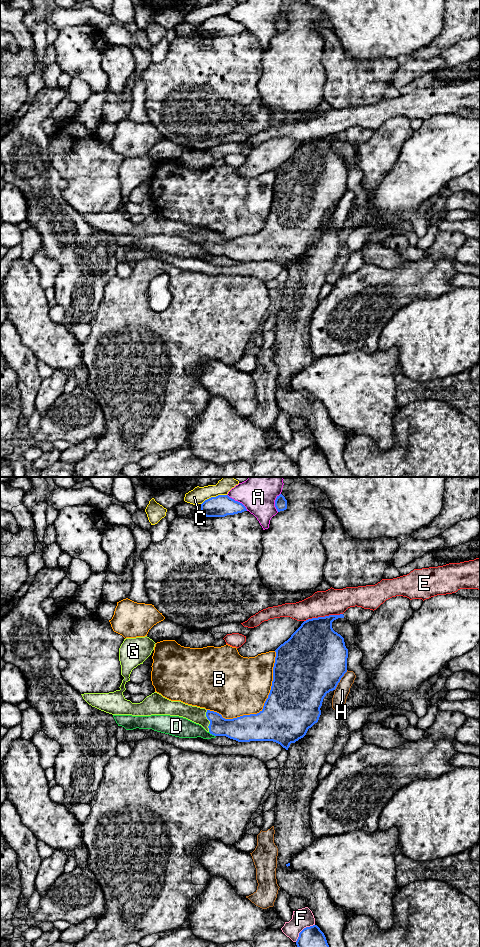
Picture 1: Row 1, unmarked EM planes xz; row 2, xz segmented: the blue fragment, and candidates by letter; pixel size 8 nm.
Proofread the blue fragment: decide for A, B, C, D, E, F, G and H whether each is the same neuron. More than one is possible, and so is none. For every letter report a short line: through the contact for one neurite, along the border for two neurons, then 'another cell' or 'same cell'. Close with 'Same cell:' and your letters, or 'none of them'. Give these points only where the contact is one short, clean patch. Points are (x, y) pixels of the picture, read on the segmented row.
A: another cell
B: another cell
C: xz (226, 494), (211, 496), (201, 504) | another cell
D: another cell
E: another cell
F: another cell
G: xz (239, 728), (221, 727), (209, 720), (195, 714) | same cell
H: another cell
Same cell: G

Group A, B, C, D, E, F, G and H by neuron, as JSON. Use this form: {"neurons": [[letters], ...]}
{"neurons": [["A"], ["B"], ["C"], ["D"], ["E"], ["F"], ["G"], ["H"]]}

